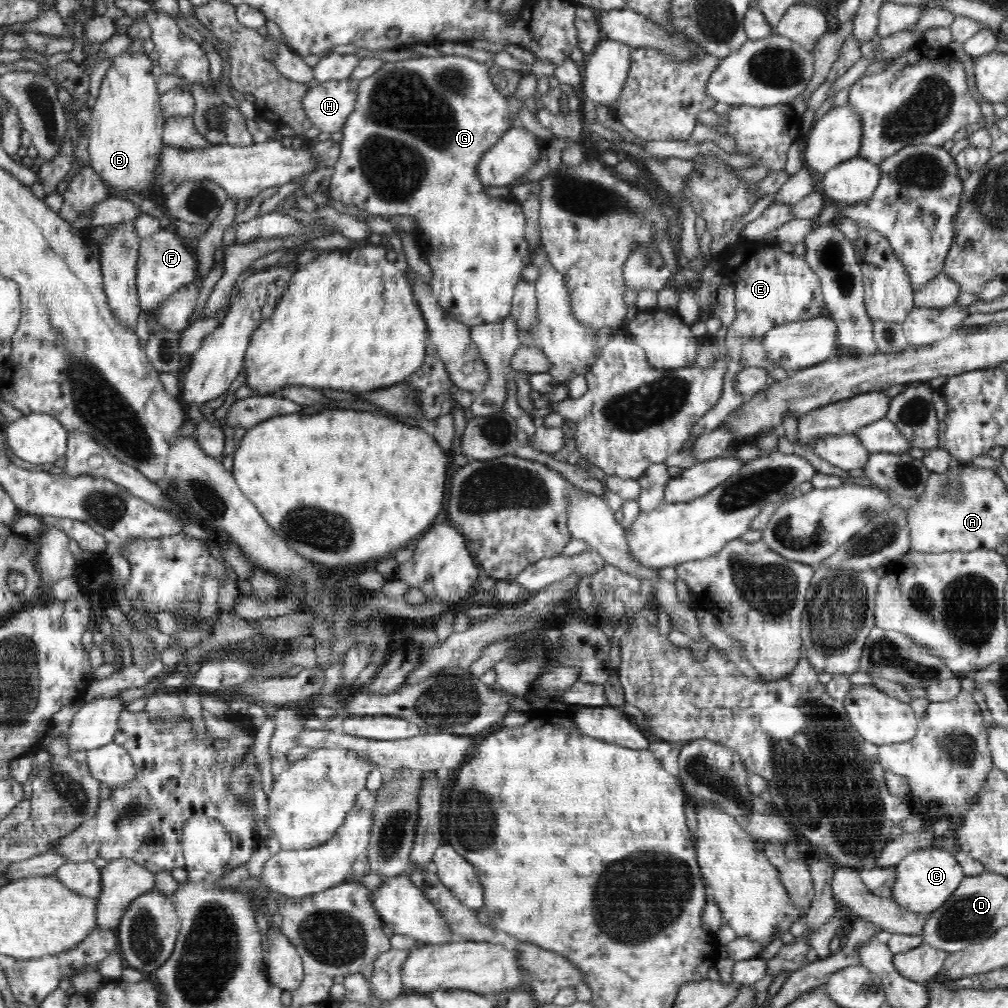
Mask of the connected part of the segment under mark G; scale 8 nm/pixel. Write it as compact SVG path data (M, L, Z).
M442 55L436 57L416 57L396 62L383 62L378 72L369 78L361 81L358 90L358 99L353 114L350 114L346 125L343 127L341 152L337 163L333 166L331 183L328 195L338 200L344 206L352 206L354 214L357 210L366 211L371 215L380 217L413 216L418 225L415 229L416 243L423 256L428 260L432 269L431 291L437 298L439 305L448 311L456 320L468 327L475 327L483 324L490 324L506 318L511 314L511 304L515 293L515 286L521 281L522 270L533 264L534 251L528 247L525 239L526 218L522 213L521 205L510 201L510 197L492 197L484 191L484 184L480 181L476 168L480 165L481 159L495 146L504 133L511 130L519 123L512 125L511 119L517 115L523 106L521 102L513 97L501 96L489 77L489 64L478 63L469 57L457 55Z

